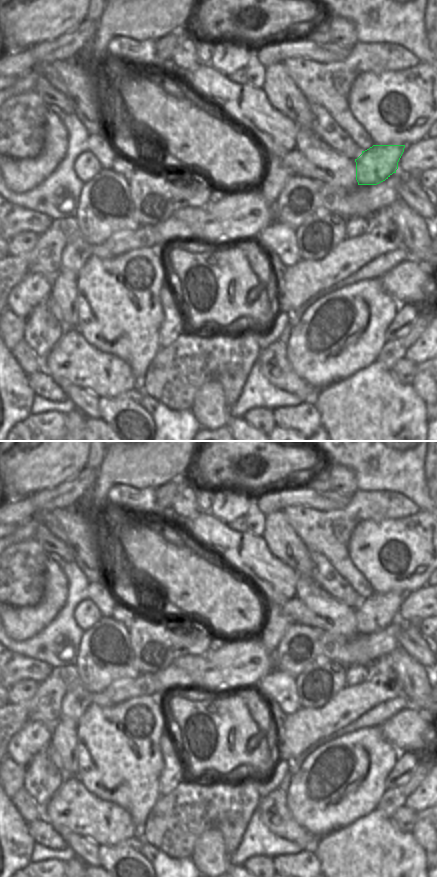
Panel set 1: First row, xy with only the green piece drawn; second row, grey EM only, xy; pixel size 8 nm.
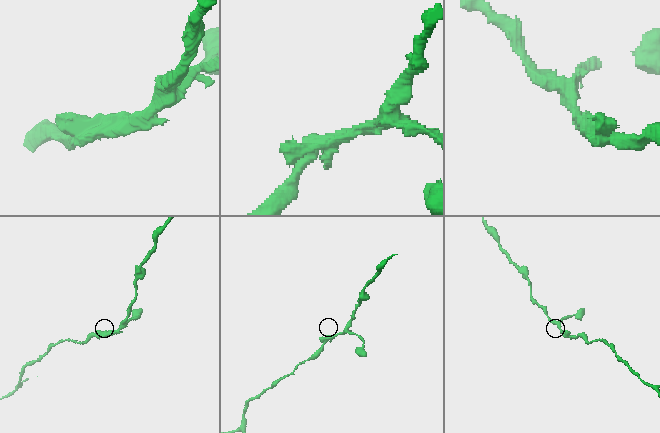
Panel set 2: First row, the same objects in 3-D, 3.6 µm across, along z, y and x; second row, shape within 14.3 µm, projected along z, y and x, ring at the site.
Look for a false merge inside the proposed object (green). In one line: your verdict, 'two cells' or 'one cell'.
one cell

